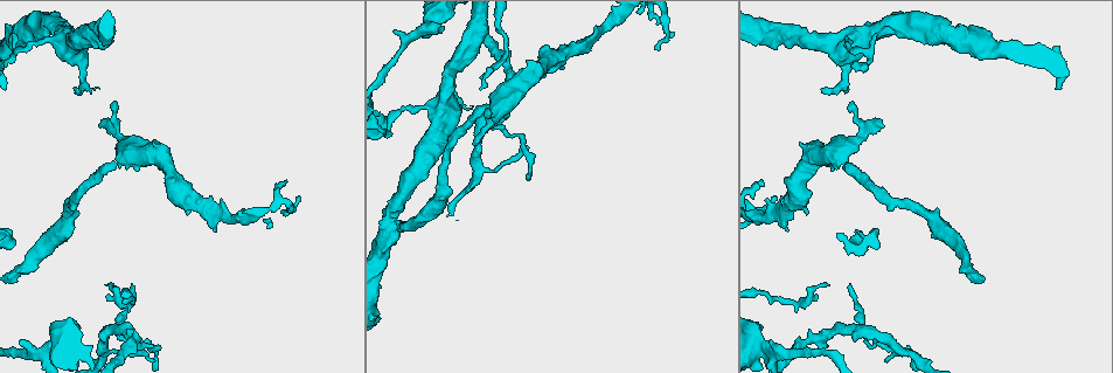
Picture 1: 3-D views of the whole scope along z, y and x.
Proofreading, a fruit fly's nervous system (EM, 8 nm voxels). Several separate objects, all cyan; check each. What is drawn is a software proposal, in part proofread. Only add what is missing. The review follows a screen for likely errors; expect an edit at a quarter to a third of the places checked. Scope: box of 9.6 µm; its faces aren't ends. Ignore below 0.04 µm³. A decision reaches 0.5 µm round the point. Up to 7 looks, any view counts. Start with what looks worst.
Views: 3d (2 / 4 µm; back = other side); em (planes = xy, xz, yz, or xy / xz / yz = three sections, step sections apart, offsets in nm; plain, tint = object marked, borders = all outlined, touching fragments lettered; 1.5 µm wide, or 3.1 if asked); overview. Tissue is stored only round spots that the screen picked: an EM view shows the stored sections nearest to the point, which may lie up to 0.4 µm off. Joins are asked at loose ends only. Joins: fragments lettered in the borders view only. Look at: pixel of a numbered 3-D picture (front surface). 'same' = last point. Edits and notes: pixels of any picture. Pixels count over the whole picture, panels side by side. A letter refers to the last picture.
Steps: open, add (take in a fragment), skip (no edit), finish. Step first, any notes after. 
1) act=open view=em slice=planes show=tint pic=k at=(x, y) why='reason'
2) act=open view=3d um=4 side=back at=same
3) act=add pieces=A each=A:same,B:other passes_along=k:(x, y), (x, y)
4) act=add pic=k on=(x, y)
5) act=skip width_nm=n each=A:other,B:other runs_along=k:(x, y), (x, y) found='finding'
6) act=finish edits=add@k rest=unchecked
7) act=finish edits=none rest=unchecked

act=open view=3d um=4 pic=1 at=(285, 185) why='tapers out'

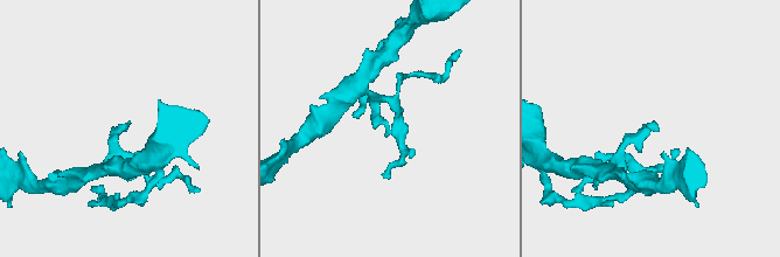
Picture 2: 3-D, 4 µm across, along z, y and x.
act=open view=em slice=planes show=borders pic=2 at=(385, 137) why='shape alone is not enough'

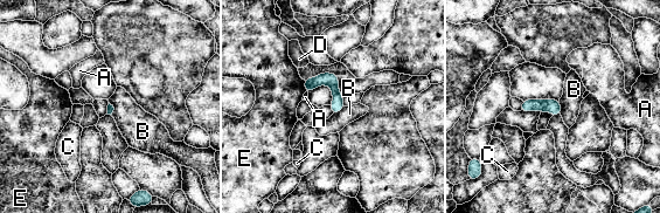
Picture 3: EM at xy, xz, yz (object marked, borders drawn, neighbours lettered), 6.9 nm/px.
act=skip longest_contact=B:100nm each=A:other,B:other,C:other,D:other,E:other runs_along=3:(307, 81), (327, 81), (340, 105) found='no lettered fragment goes on from it'

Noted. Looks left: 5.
act=open view=em slice=xy step=8 show=borders pic=1 at=(852, 286)

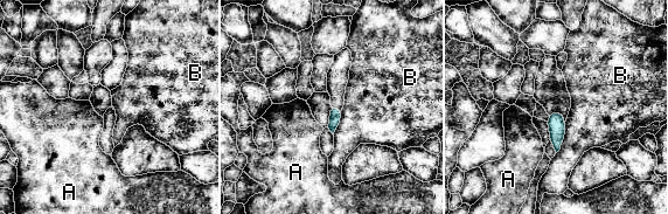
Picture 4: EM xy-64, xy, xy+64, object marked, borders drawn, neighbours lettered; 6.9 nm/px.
act=open view=em slice=planes show=borders at=same

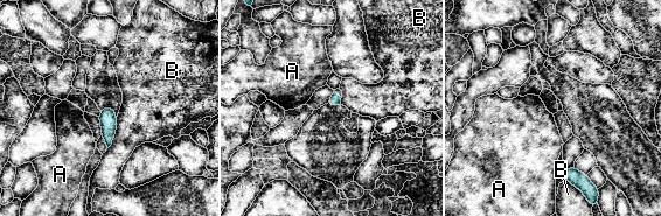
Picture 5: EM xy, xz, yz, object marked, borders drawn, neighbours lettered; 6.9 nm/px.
act=skip width_nm=80 longest_contact=B:240nm each=A:other,B:other found='none of them fits'

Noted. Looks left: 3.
act=open view=3d um=2 pic=1 at=(770, 339) why='branch stops here'

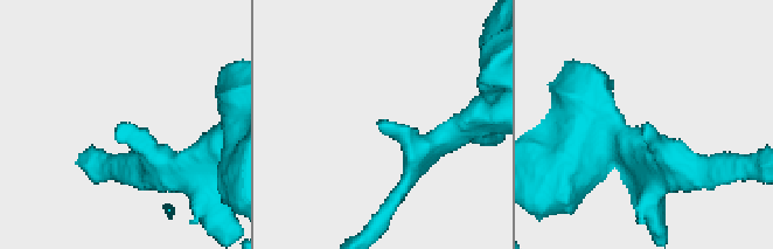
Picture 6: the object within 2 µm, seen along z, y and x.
act=open view=em slice=xy step=8 show=tint pic=6 at=(647, 122) why='need the tissue'

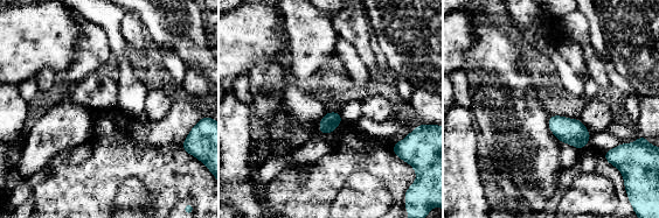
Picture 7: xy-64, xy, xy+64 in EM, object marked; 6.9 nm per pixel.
act=open view=em slice=planes show=borders at=same why='cut it another way'

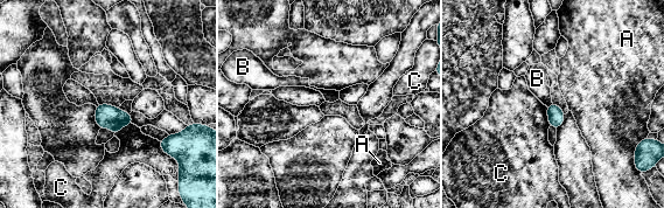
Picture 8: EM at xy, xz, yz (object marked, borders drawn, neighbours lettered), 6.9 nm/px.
act=skip width_nm=110 each=A:other,B:other,C:other found='no lettered fragment goes on from it'

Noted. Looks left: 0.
act=finish edits=none rest=unchecked

